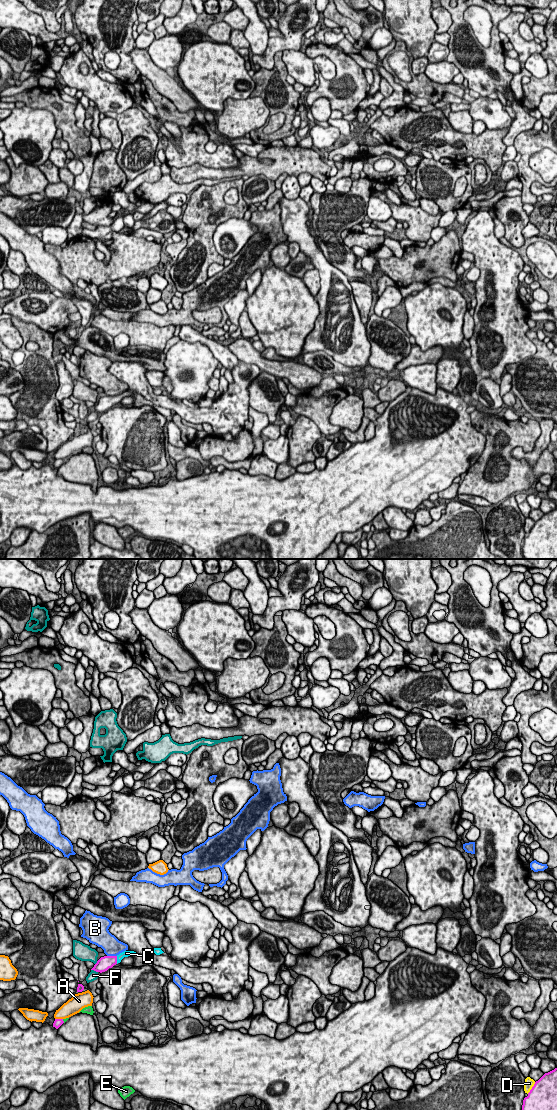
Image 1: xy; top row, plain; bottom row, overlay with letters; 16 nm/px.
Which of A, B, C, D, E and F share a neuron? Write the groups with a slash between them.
A / B / C D / E / F

